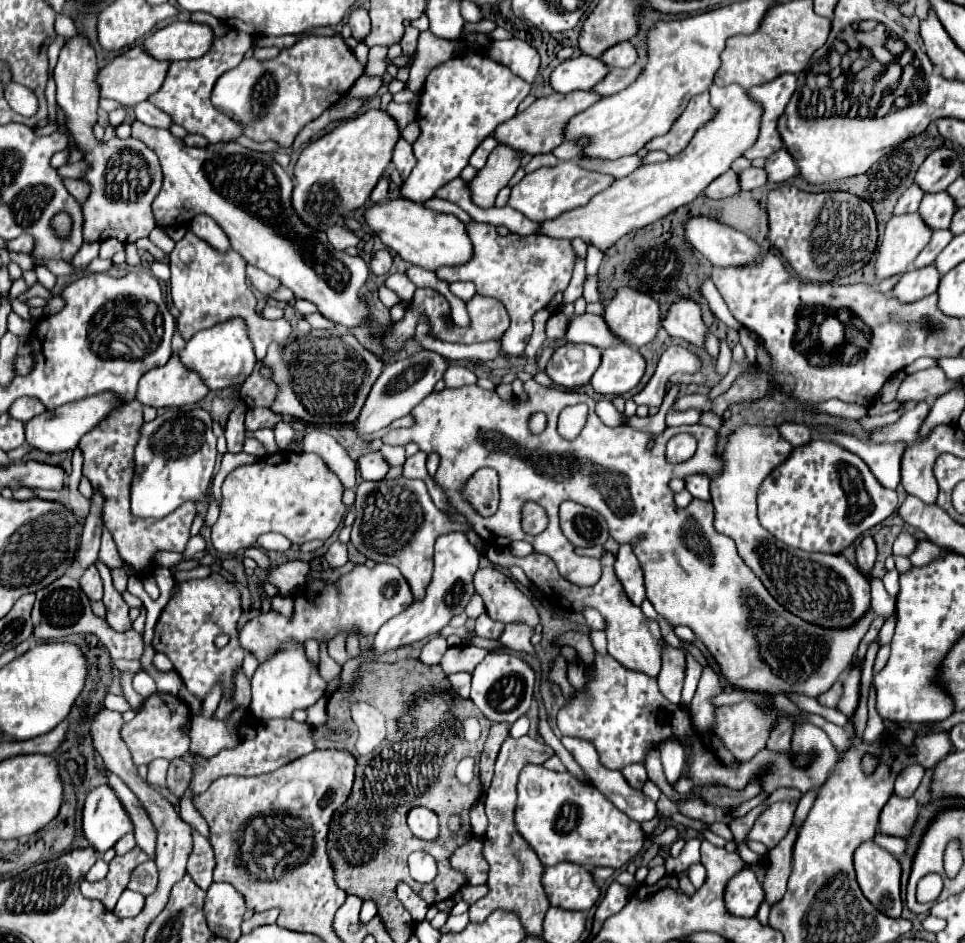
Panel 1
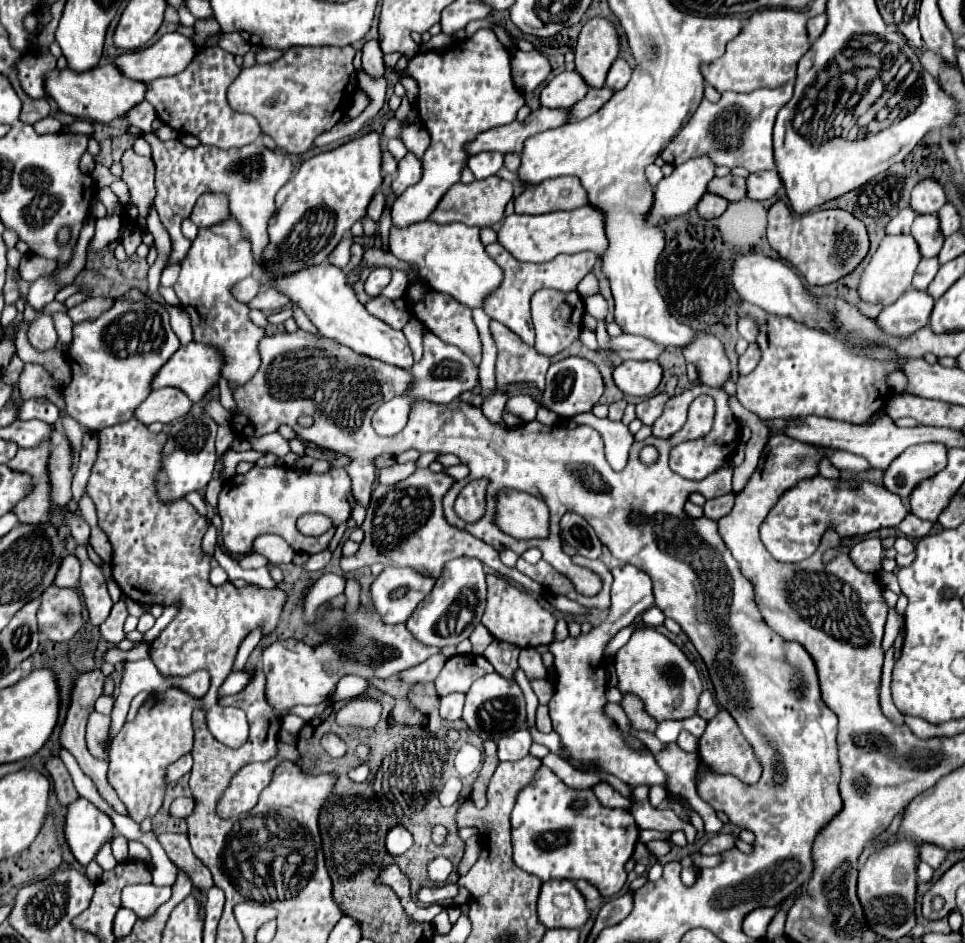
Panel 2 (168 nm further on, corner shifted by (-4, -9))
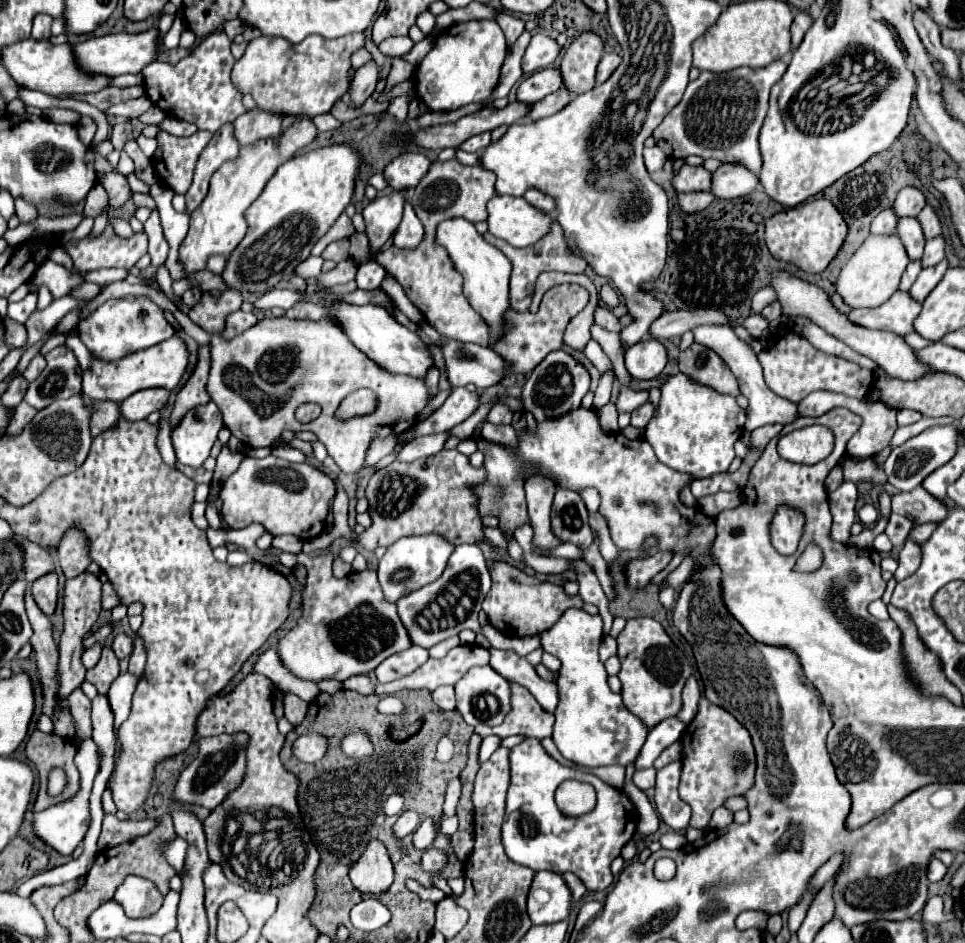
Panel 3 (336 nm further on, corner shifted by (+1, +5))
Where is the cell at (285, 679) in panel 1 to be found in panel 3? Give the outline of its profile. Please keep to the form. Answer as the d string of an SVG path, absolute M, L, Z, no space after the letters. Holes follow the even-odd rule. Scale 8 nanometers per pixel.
M330 554L322 558L310 558L310 560L312 562L306 566L308 580L306 580L306 590L304 590L302 618L298 620L296 628L292 628L284 638L280 638L278 648L276 648L288 672L292 672L300 680L310 680L310 682L320 682L332 676L344 682L350 676L372 672L388 656L408 650L412 646L408 630L404 628L396 612L396 604L390 604L384 600L382 588L376 580L374 570L366 570L360 574L348 574L342 580L336 580L332 576L332 556Z

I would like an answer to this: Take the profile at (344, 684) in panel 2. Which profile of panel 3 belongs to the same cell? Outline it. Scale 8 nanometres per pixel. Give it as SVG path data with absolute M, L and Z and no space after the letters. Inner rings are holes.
M460 644L460 646L452 648L444 658L440 658L440 660L428 658L428 662L422 664L416 672L402 676L394 682L380 684L374 676L374 672L368 676L374 682L376 696L392 694L394 690L402 690L402 688L412 688L412 690L428 688L432 692L442 684L456 684L470 668L486 666L488 660L490 660L490 652L486 648L482 648L478 644Z

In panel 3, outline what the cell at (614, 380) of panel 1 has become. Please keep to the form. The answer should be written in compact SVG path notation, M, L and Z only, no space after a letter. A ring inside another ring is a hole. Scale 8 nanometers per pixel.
M642 340L624 354L626 370L636 380L652 380L666 366L666 348L658 340Z

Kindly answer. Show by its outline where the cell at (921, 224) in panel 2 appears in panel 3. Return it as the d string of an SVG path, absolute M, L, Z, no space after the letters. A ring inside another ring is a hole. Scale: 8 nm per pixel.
M900 218L896 232L904 240L904 246L906 246L906 252L910 256L910 260L920 258L922 252L924 252L926 238L924 238L924 232L922 232L922 226L920 226L918 218Z

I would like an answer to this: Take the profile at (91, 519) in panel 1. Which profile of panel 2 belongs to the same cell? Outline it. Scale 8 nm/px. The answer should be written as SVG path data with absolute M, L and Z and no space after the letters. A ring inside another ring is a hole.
M69 554L61 560L61 570L57 572L57 582L53 582L53 586L57 588L73 588L79 580L79 572L81 572L81 562L77 560L77 556Z

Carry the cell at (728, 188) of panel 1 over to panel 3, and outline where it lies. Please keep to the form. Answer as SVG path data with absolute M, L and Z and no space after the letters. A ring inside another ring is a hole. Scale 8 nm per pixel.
M682 192L678 194L678 202L680 202L680 208L684 212L700 212L700 210L706 210L712 200L716 196L712 192Z

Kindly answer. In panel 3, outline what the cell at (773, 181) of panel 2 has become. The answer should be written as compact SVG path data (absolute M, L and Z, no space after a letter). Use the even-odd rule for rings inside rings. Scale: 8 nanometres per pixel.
M722 164L712 178L712 192L724 200L746 196L754 192L756 186L760 186L758 174L742 164Z

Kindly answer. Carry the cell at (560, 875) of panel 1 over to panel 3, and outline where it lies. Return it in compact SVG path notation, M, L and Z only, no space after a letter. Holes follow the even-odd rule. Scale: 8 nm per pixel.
M538 872L528 894L528 914L534 924L552 924L570 914L572 892L556 872Z

